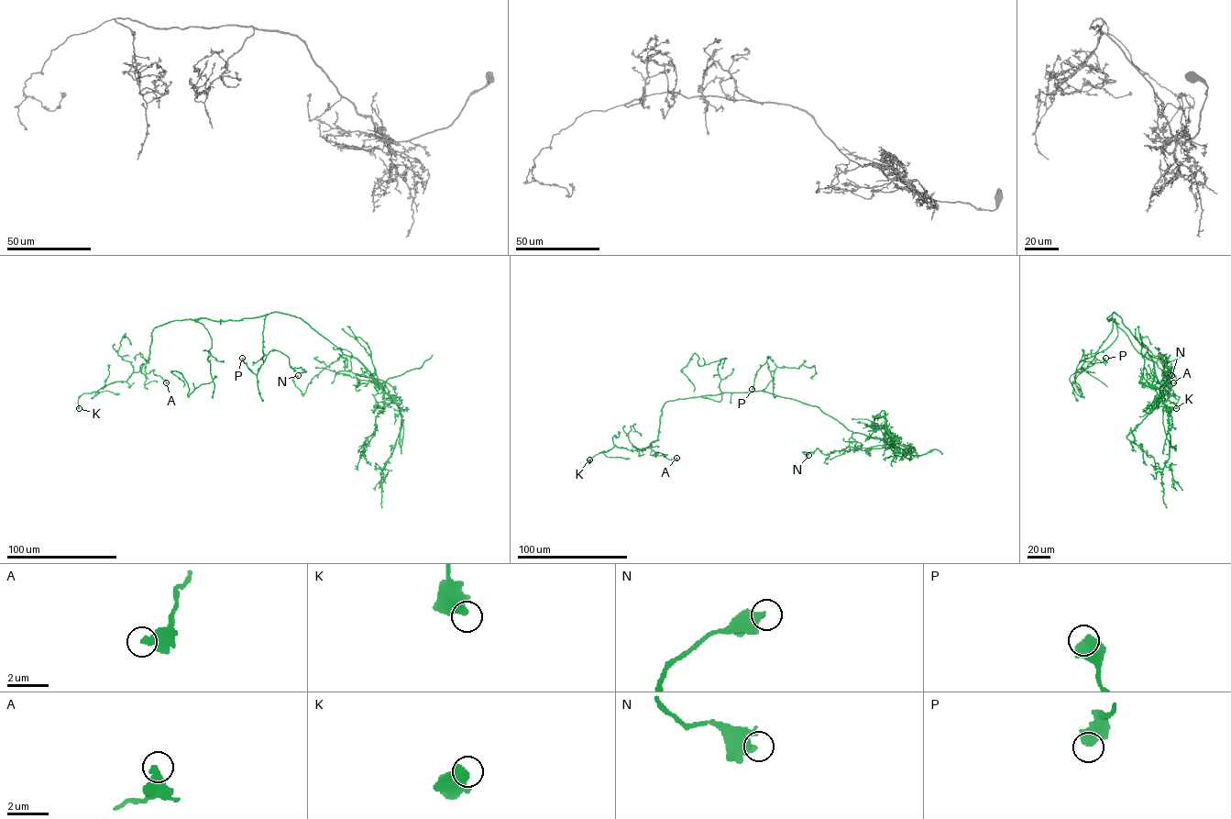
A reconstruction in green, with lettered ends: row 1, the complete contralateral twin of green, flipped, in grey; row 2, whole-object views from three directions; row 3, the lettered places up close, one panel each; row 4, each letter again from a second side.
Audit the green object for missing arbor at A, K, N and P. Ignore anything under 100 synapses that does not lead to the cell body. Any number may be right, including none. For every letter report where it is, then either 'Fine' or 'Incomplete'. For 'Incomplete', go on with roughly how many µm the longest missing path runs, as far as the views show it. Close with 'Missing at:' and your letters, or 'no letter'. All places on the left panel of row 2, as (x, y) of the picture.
A: Place: (166, 382). Fine
K: Place: (79, 408). Fine
N: Place: (298, 375). Fine
P: Place: (242, 358). Fine
Missing at: no letter

